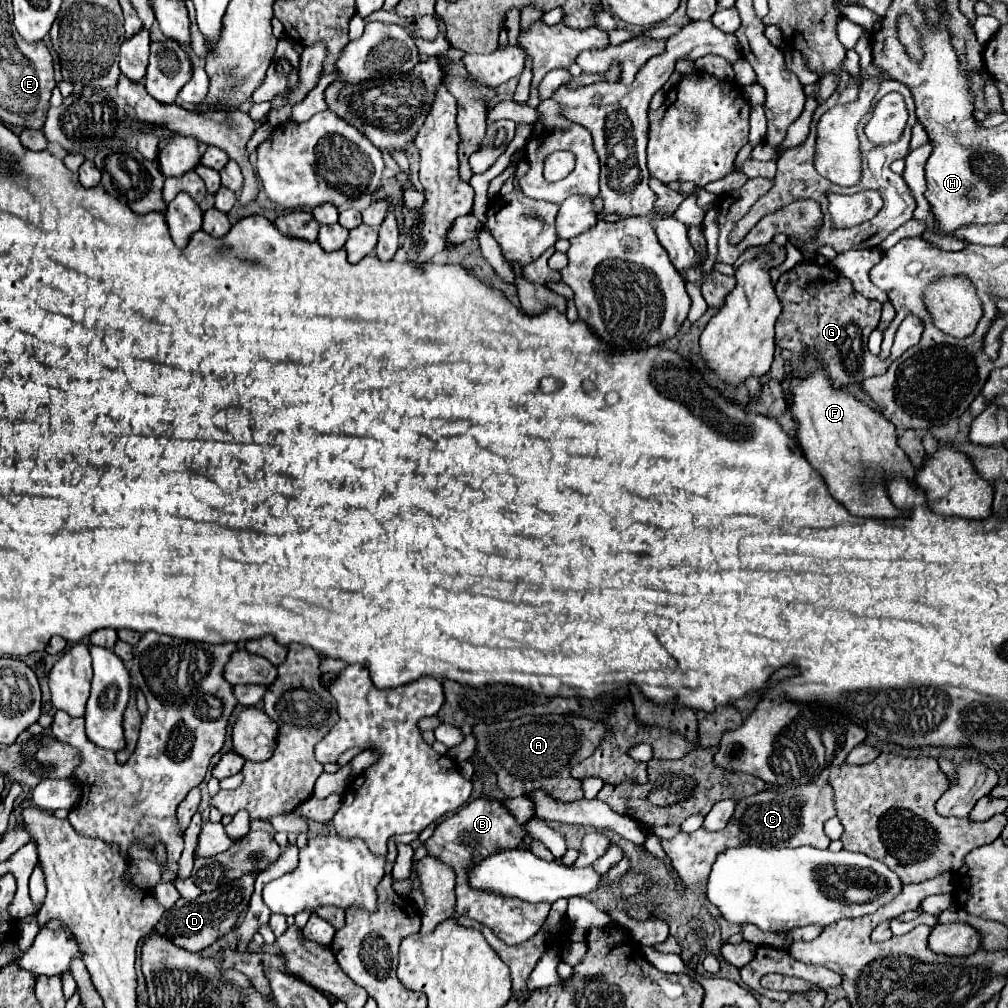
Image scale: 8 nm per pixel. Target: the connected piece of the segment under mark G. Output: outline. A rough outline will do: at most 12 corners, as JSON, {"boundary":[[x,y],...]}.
{"boundary":[[832,264],[776,284],[776,344],[816,348],[838,388],[886,372],[866,346],[882,304]]}

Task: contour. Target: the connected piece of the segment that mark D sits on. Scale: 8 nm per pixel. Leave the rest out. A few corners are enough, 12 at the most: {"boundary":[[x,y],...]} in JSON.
{"boundary":[[252,874],[180,898],[154,930],[188,952],[236,926]]}

